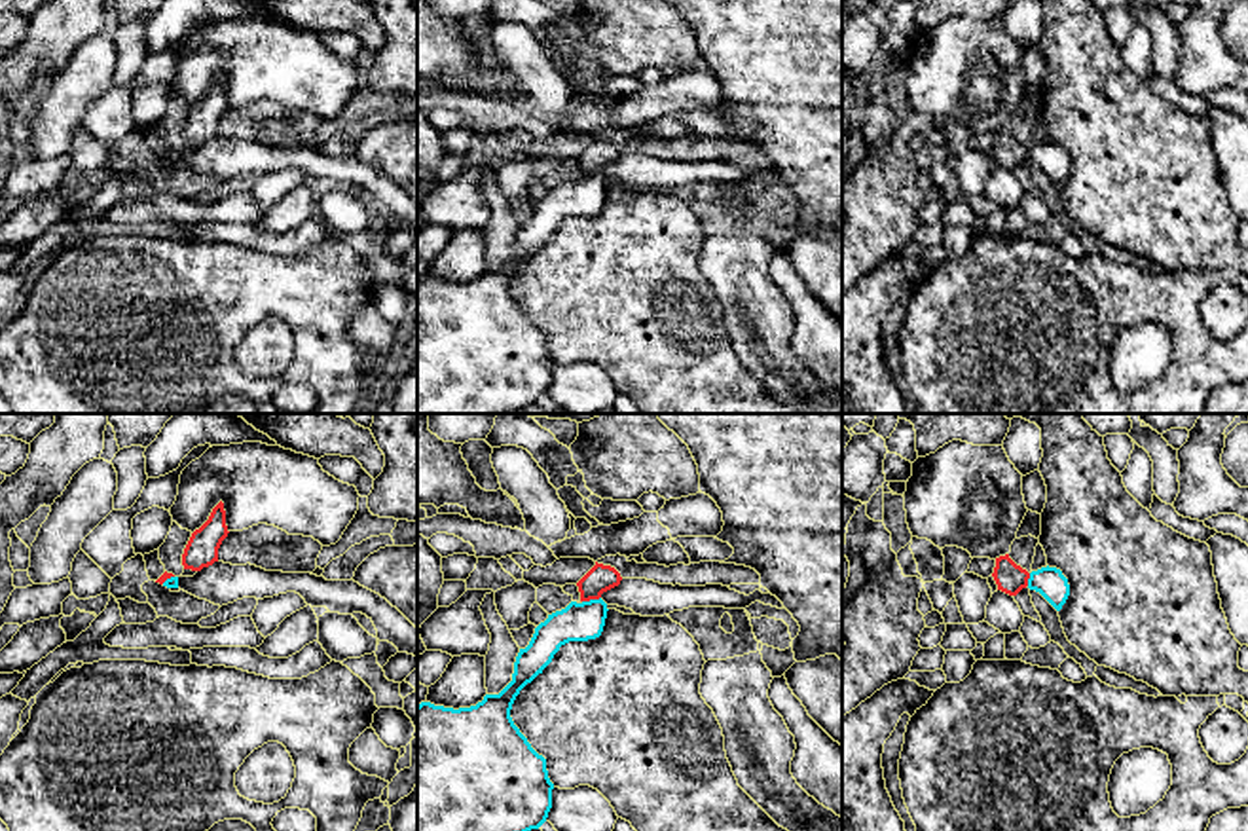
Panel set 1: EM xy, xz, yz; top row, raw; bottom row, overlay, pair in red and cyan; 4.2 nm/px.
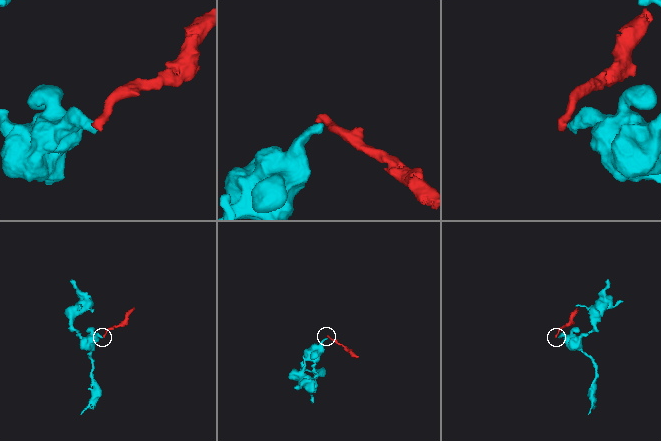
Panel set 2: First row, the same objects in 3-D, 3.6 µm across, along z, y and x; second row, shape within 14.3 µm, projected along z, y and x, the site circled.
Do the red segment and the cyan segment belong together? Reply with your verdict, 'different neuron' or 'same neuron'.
different neuron

